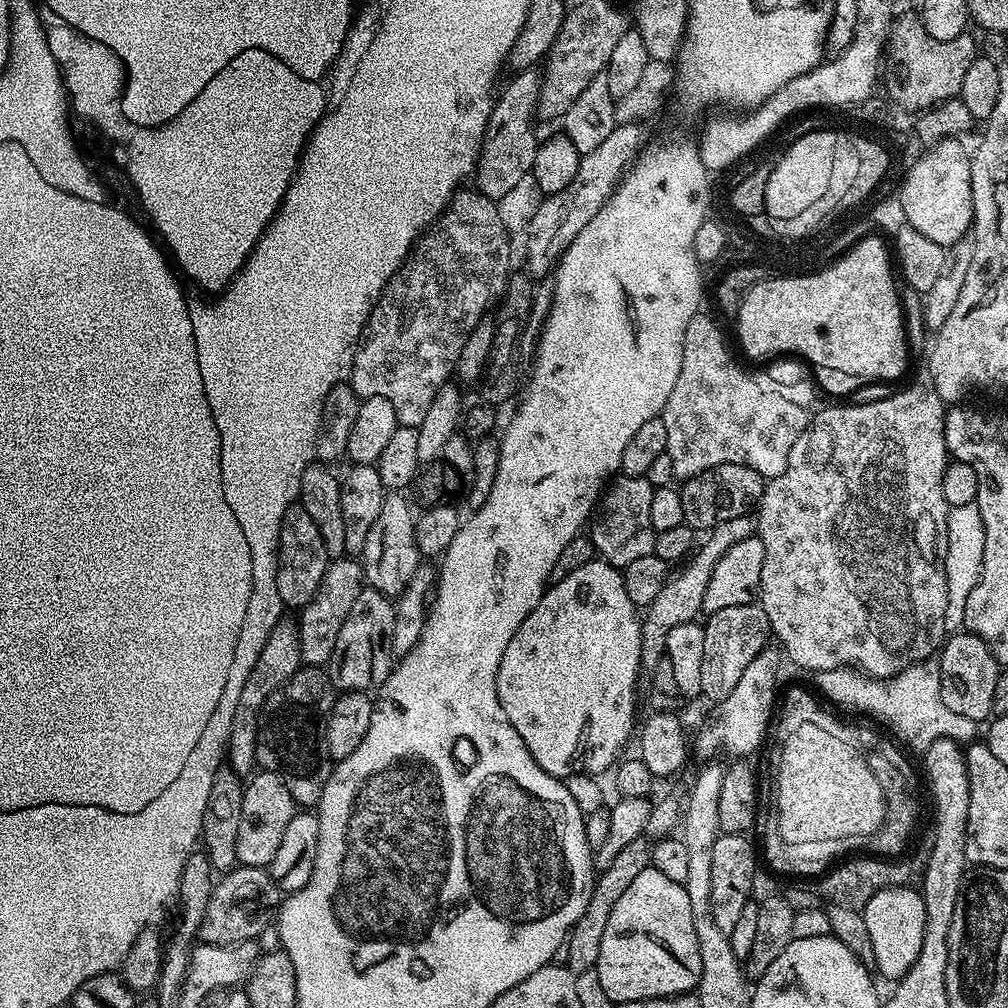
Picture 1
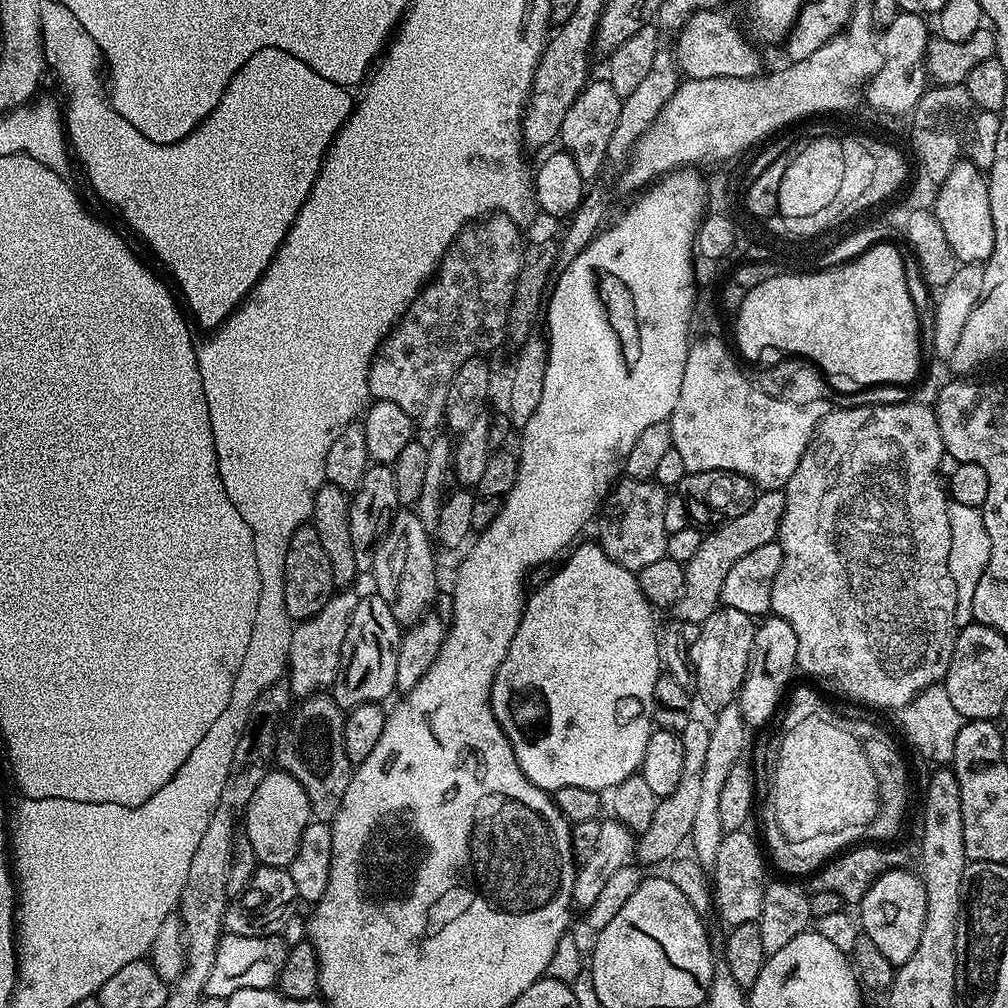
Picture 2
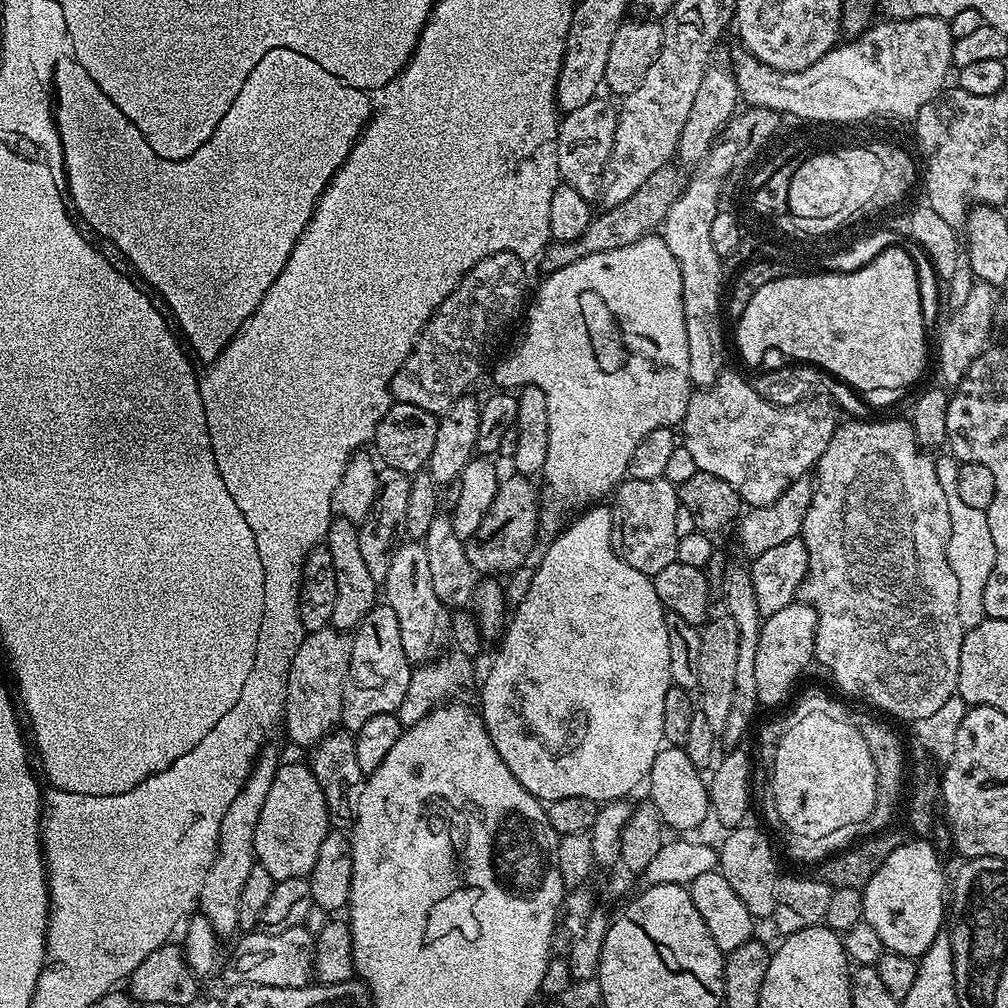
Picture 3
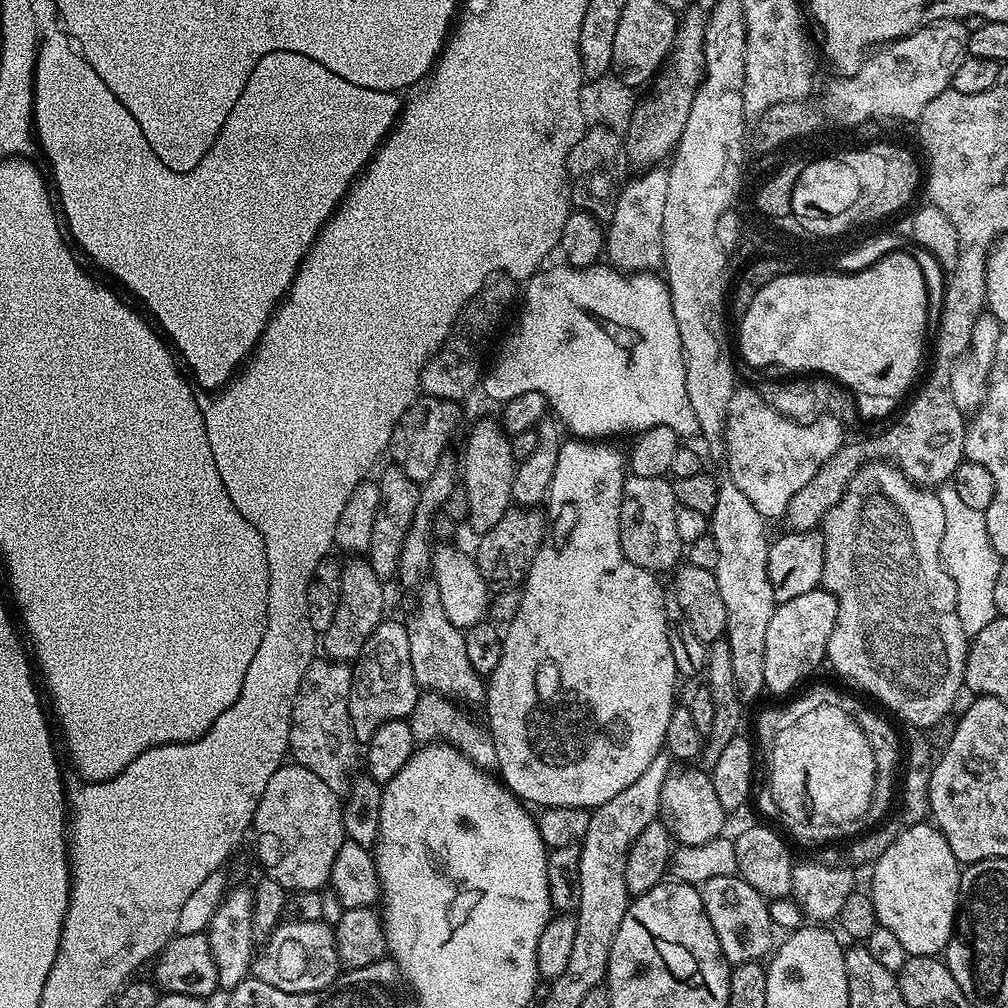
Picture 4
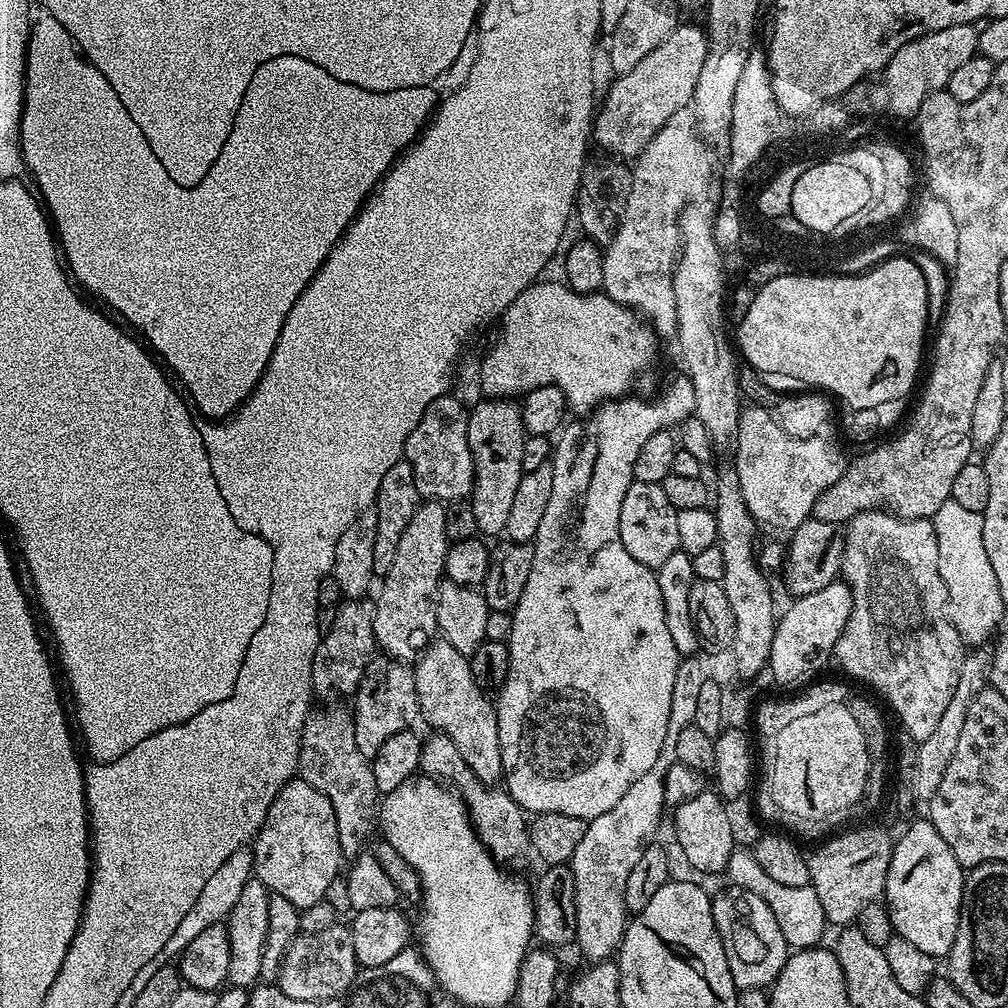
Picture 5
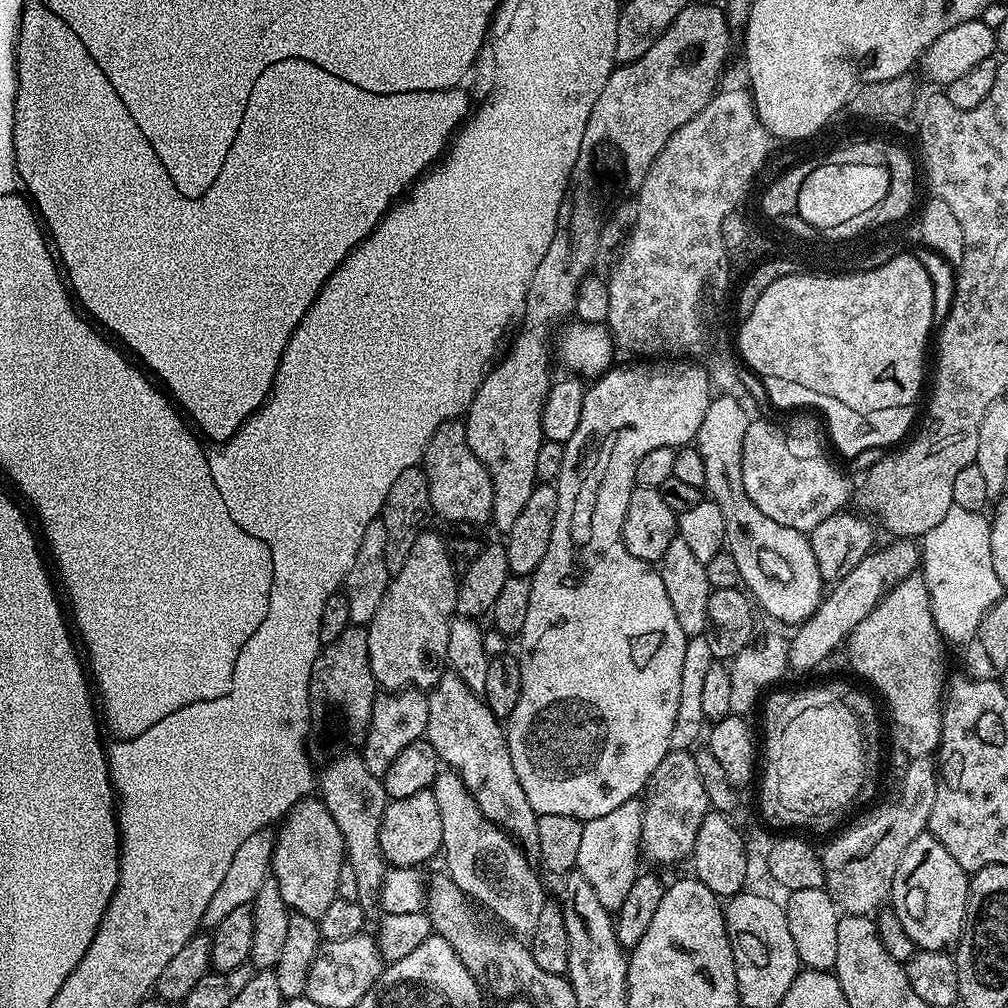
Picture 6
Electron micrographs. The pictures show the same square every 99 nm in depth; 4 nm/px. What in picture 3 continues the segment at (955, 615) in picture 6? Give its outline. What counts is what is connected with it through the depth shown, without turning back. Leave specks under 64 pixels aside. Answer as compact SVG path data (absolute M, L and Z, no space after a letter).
M956 491L948 492L950 506L950 542L948 543L948 561L950 570L954 570L954 578L958 578L958 622L966 630L978 626L984 619L984 591L986 582L990 582L990 574L994 570L996 551L994 538L990 534L990 522L987 512L974 510L974 506L966 506Z

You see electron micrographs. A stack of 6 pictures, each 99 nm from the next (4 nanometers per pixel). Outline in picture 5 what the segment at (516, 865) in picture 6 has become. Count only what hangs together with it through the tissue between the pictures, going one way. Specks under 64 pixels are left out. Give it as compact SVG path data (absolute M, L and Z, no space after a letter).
M432 734L429 740L423 741L420 749L419 771L433 778L453 776L457 789L465 788L463 799L470 809L470 819L485 848L497 861L516 860L519 856L529 855L530 852L530 824L526 813L519 804L495 800L489 789L480 783L480 779L468 769L468 764L462 758L458 746L454 746L452 739L443 734Z

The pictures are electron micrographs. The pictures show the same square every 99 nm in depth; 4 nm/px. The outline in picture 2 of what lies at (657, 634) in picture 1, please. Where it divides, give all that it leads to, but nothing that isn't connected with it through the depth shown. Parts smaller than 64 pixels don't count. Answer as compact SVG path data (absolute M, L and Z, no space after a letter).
M764 490L757 495L754 506L746 514L721 524L704 537L698 554L686 565L684 593L674 605L674 613L680 622L704 622L721 607L720 595L723 583L734 564L740 558L758 550L760 546L773 543L780 535L780 523L784 513L784 492Z

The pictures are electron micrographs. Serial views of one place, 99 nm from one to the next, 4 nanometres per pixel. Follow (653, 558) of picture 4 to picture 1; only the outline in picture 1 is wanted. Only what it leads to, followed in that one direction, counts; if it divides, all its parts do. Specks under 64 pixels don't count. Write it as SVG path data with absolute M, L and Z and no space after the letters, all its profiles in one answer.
M617 475L605 487L590 517L590 539L595 555L618 569L638 558L653 555L656 550L656 531L650 522L650 505L654 488L647 476Z

